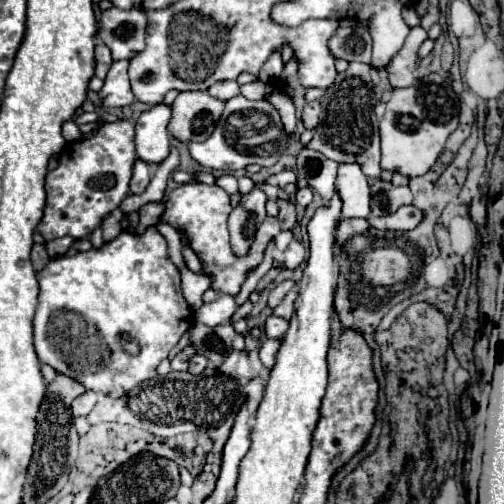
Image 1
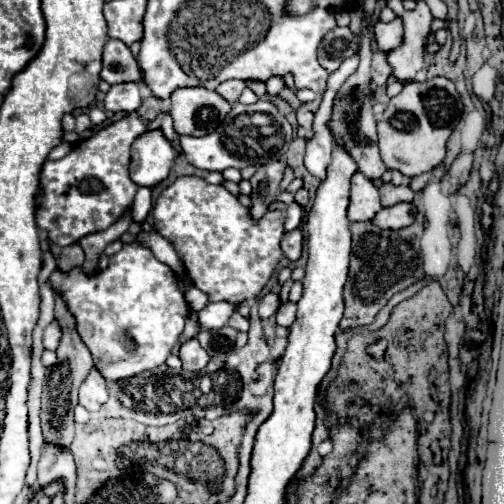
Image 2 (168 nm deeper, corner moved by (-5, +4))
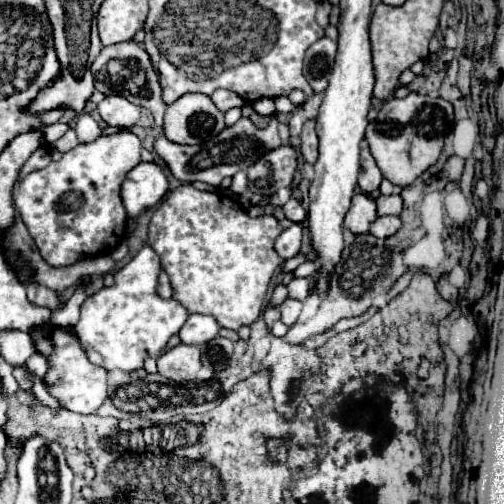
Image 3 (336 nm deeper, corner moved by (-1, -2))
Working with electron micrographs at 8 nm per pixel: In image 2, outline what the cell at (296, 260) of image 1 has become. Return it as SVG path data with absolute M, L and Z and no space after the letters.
M292 230L288 234L284 234L282 238L282 252L288 260L298 260L300 254L302 254L302 232L300 230Z

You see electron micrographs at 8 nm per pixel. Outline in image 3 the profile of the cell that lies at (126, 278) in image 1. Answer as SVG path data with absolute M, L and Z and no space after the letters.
M146 244L132 262L128 262L114 278L116 284L112 288L102 288L98 294L90 296L84 300L82 310L80 310L80 322L78 322L78 338L82 342L82 348L88 354L88 360L106 368L106 370L124 370L132 372L136 368L144 366L144 360L148 356L158 358L170 340L170 336L178 334L182 324L188 318L186 308L176 302L176 300L162 300L156 294L156 284L158 284L158 274L160 274L160 258L158 254Z

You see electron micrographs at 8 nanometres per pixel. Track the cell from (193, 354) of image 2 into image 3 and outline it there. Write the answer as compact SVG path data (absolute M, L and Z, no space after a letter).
M178 344L176 348L164 352L156 358L158 374L166 376L174 382L190 382L196 380L200 370L200 350L196 346Z

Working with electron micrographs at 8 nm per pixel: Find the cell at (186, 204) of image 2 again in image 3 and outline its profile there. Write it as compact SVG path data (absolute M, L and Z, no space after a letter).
M182 184L172 190L154 212L148 228L148 244L162 258L162 270L170 278L174 300L178 300L190 314L210 314L222 328L238 332L240 326L254 324L262 314L270 278L282 264L282 258L274 250L274 240L280 232L282 228L274 216L250 218L236 200L218 192L196 190L192 184Z

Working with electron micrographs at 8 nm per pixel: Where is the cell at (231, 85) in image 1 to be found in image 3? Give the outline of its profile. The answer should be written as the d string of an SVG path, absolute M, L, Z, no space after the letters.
M216 90L210 98L212 98L212 102L216 102L216 106L220 106L220 112L244 106L244 100L230 90Z

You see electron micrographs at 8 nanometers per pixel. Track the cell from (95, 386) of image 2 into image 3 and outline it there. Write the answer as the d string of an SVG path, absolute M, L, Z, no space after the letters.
M40 326L32 330L32 340L36 344L36 350L48 360L48 374L44 374L42 382L50 396L54 396L66 410L78 412L78 414L92 414L100 408L100 404L106 400L106 378L108 372L102 366L96 366L88 360L86 352L82 350L78 338L60 326Z

